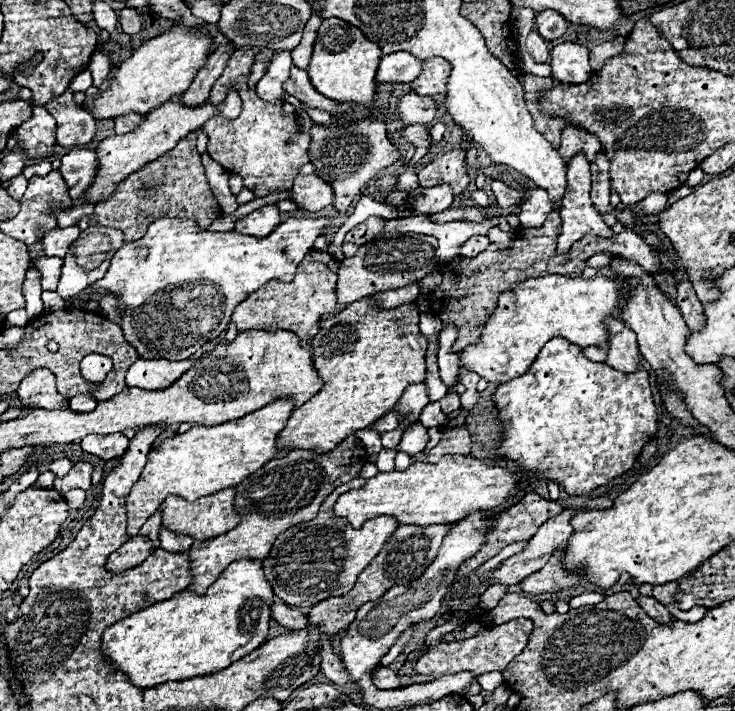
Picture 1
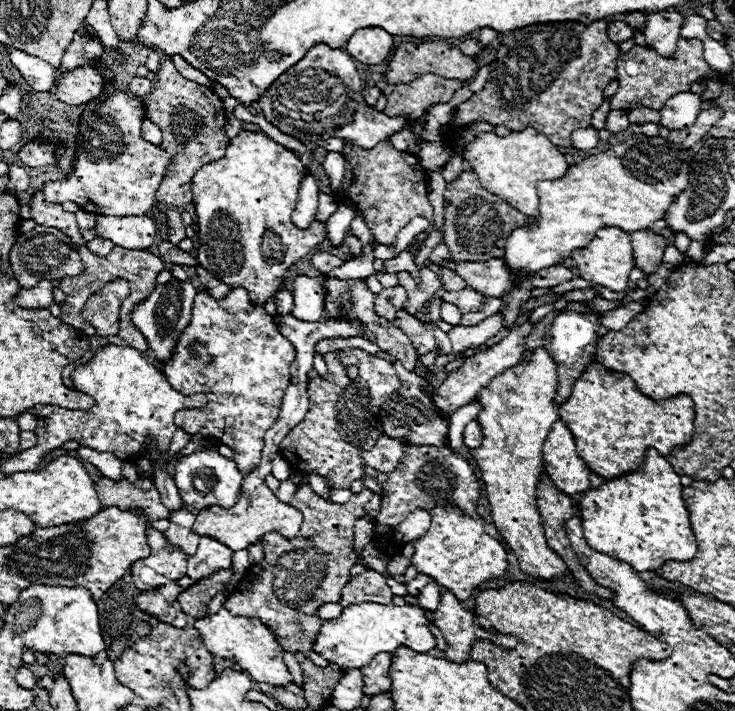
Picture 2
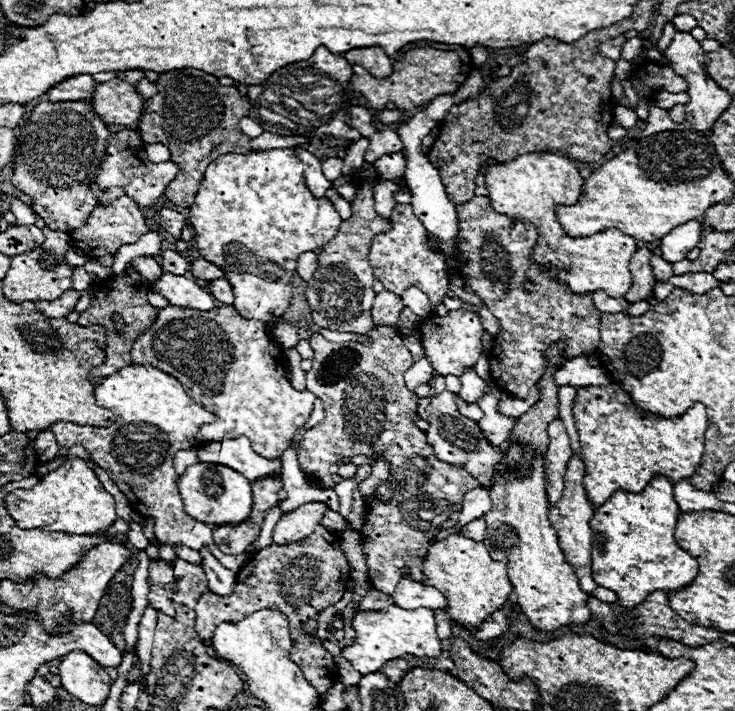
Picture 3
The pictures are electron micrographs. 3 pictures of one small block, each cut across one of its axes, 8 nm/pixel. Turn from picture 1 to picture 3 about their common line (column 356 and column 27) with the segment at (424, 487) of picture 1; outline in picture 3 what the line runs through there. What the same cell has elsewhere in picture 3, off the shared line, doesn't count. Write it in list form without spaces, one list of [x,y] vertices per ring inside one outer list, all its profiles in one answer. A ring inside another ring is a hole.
[[[78,458],[66,460],[54,472],[44,474],[30,490],[18,488],[6,498],[6,510],[20,528],[42,528],[66,534],[96,534],[104,532],[118,518],[114,498],[102,488],[96,474]]]

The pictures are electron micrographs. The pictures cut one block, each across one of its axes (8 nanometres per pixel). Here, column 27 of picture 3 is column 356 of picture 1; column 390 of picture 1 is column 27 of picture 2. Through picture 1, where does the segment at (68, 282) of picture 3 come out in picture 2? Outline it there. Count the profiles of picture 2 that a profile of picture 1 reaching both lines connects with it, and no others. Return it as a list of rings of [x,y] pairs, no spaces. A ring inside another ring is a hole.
[[[48,228],[48,232],[30,230],[26,234],[20,234],[10,252],[10,266],[12,266],[14,278],[22,288],[32,288],[40,280],[60,280],[68,274],[80,274],[84,270],[72,240],[56,228]]]

